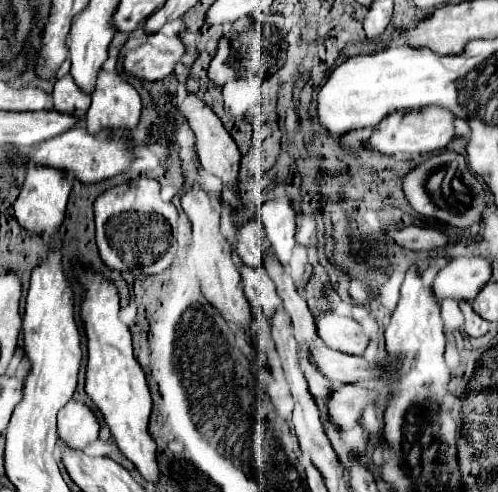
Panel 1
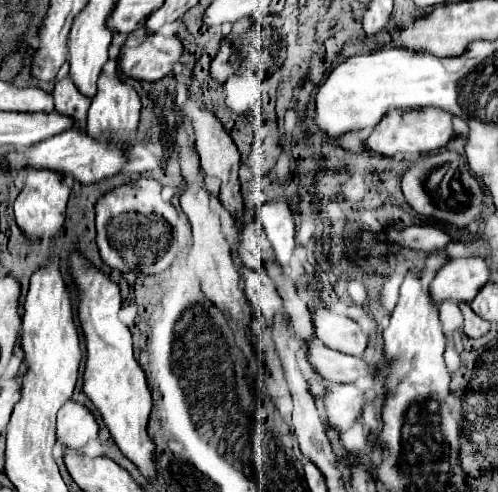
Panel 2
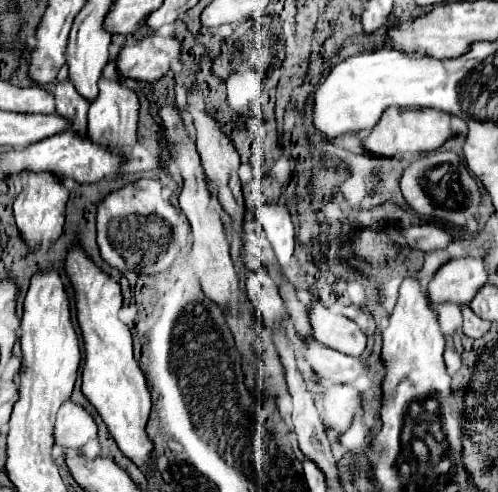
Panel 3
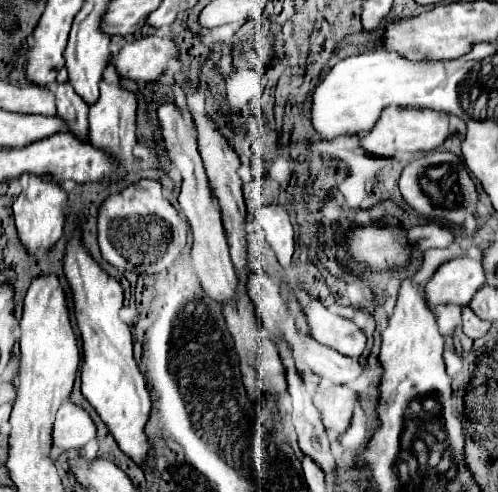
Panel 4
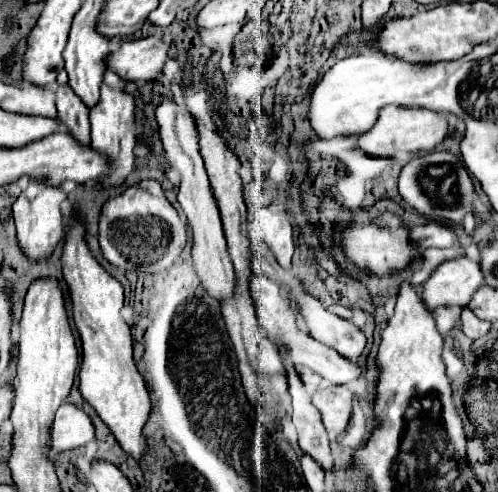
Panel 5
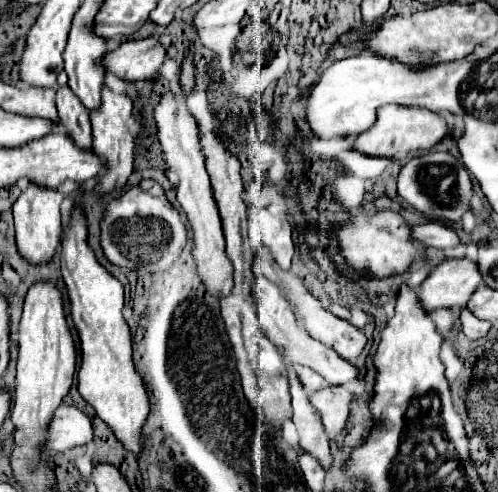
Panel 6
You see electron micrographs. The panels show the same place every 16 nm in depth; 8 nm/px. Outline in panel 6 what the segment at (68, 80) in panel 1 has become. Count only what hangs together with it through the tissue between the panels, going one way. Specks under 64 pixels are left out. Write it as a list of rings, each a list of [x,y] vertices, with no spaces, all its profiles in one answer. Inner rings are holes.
[[[62,86],[56,90],[56,106],[60,124],[68,130],[72,140],[76,140],[80,148],[92,148],[92,124],[88,120],[88,112],[70,92],[70,88]]]

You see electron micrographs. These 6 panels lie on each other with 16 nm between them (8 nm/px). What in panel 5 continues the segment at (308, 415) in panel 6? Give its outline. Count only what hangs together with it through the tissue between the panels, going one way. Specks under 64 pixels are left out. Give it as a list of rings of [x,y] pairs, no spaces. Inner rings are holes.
[[[292,370],[288,375],[288,384],[292,408],[294,408],[292,422],[300,436],[300,448],[312,458],[316,458],[322,464],[322,468],[330,470],[332,456],[330,456],[330,446],[328,446],[328,434],[322,426],[318,410],[310,402],[312,394],[304,388],[299,376],[292,373]]]

